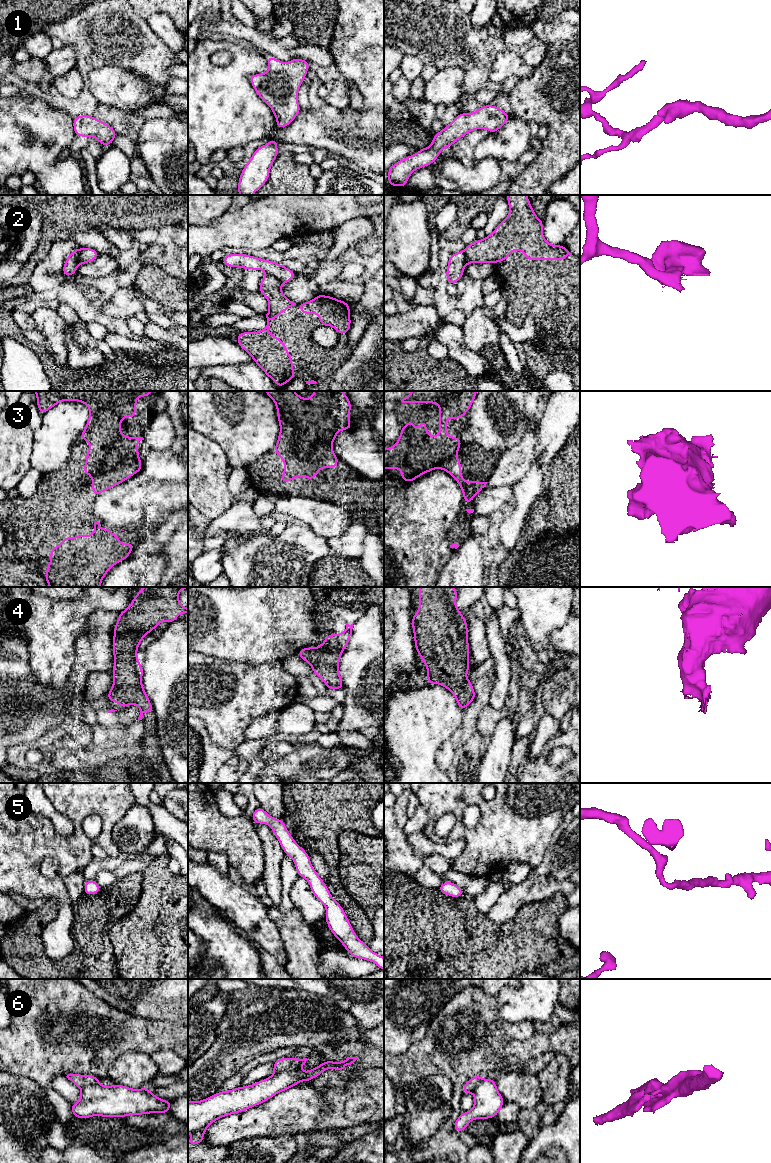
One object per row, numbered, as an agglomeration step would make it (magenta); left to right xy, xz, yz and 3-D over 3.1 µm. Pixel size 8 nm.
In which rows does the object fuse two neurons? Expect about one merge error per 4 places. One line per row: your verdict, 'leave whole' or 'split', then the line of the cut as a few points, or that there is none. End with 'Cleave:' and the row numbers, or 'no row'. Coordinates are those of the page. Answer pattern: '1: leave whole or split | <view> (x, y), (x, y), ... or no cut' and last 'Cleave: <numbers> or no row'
1: leave whole | no cut
2: split | xy (81, 248), (76, 266)
3: leave whole | no cut
4: leave whole | no cut
5: leave whole | no cut
6: split | xz (299, 1067), (273, 1074)
Cleave: 2, 6

